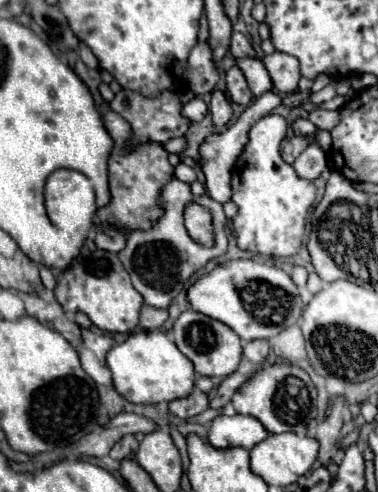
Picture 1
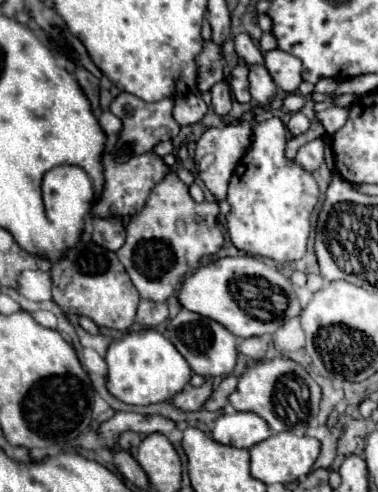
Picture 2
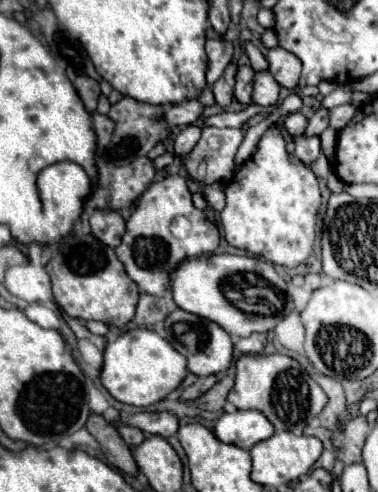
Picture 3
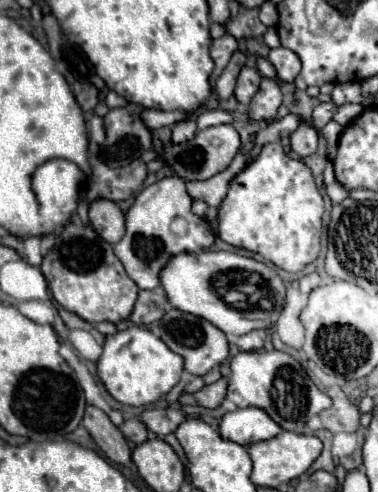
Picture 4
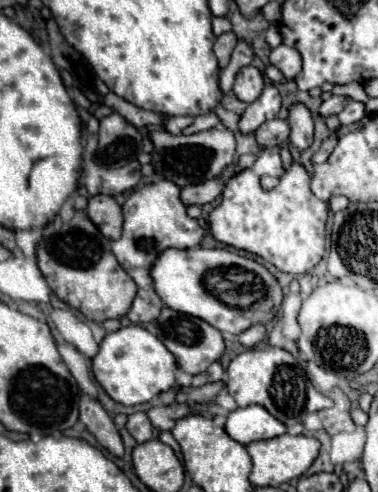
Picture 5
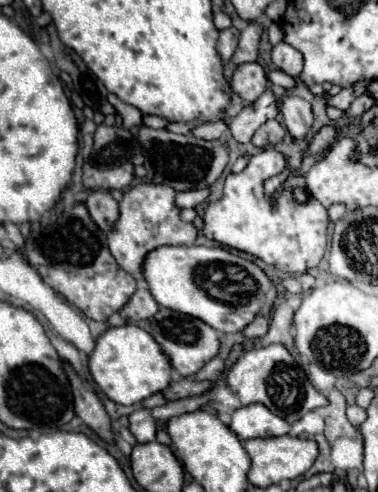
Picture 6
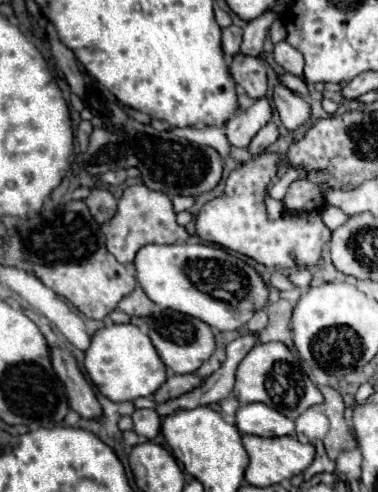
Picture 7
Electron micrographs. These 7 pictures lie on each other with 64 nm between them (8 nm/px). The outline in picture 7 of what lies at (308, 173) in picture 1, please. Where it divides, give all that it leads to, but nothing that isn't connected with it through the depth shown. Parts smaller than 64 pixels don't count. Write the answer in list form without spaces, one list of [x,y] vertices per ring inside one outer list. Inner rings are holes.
[[[276,82],[272,92],[272,102],[280,114],[282,124],[288,130],[296,130],[298,126],[310,120],[310,106],[296,92],[288,90],[282,82]]]

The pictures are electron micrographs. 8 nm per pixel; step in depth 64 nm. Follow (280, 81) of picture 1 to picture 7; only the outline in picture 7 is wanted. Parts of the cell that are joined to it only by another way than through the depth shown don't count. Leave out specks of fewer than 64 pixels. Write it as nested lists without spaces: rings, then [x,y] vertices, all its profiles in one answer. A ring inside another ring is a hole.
[[[278,42],[274,46],[274,60],[290,74],[294,76],[302,76],[302,68],[304,68],[304,56],[292,48],[288,42]]]

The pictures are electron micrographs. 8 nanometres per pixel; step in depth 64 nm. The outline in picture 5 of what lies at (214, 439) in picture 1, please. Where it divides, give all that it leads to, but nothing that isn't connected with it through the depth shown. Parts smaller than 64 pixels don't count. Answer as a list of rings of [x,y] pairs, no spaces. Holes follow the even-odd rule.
[[[254,404],[246,408],[236,408],[234,412],[230,412],[224,430],[236,442],[248,444],[254,440],[282,436],[286,434],[288,428],[280,420],[276,420],[264,406]]]

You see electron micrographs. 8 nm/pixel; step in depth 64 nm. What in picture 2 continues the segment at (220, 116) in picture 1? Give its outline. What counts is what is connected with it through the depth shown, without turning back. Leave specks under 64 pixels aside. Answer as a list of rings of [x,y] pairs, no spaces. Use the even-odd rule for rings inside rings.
[[[230,78],[226,80],[220,80],[218,84],[212,86],[212,104],[214,104],[214,110],[224,116],[230,112],[230,104],[232,104],[232,96],[230,96]]]

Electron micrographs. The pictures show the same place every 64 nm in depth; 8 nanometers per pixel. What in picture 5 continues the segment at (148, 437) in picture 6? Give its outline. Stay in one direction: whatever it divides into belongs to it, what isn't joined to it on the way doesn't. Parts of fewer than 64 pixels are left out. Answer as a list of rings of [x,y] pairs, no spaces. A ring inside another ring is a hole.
[[[136,412],[136,414],[128,416],[126,428],[128,428],[128,432],[134,436],[136,442],[148,442],[148,440],[152,440],[154,428],[152,428],[146,412]]]

